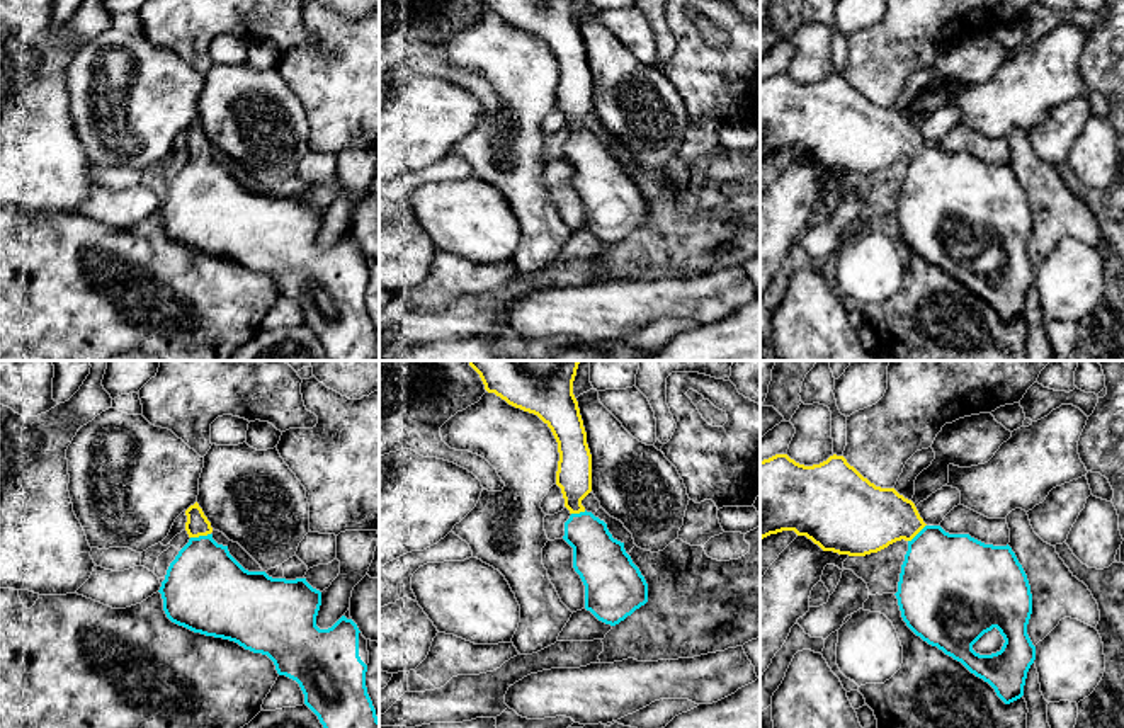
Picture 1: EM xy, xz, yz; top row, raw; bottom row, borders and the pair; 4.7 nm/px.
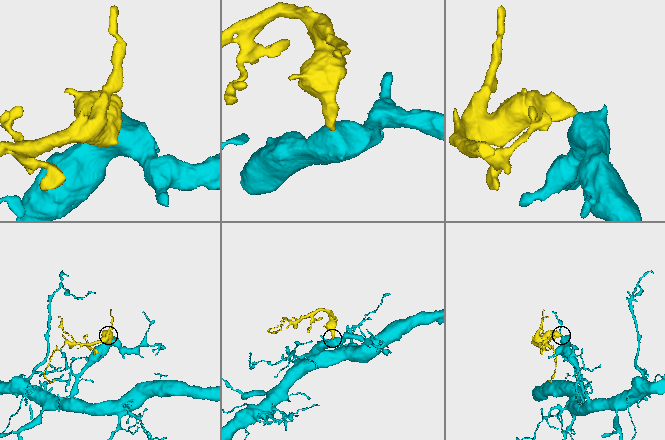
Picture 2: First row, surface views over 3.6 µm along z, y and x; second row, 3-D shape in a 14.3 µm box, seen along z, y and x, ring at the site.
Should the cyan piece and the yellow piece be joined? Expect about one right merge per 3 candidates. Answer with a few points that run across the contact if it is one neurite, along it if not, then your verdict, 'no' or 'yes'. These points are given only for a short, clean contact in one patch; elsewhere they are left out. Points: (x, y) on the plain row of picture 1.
xy (204, 208), (199, 155), (198, 143) | yes

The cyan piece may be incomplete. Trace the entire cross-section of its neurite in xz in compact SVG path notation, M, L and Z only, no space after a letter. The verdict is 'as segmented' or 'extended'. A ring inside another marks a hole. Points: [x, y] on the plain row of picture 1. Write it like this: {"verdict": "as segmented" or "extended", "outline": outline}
{"verdict": "extended", "outline": "M483 0L483 3L488 12L537 34L551 48L559 71L556 104L561 107L565 126L571 133L565 141L563 158L573 167L573 187L585 204L585 228L605 243L619 243L648 221L648 202L626 172L624 162L614 158L607 143L582 124L582 119L592 111L592 73L573 14L573 0Z"}

